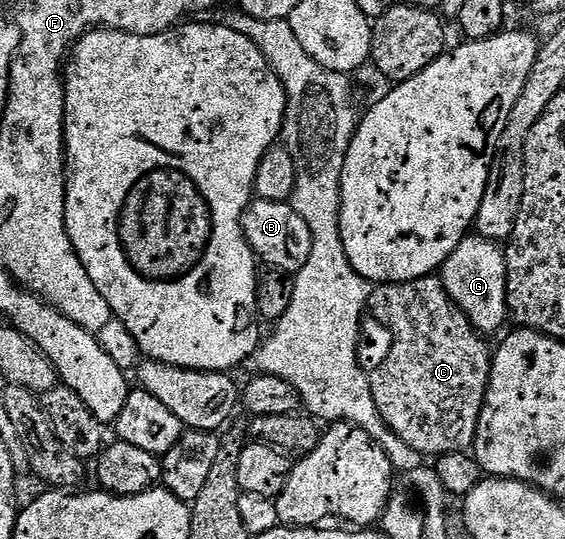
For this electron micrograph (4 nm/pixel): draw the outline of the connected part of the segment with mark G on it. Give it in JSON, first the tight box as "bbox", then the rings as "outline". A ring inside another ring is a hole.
{"bbox":[439,237,507,337],"outline":[[[466,237],[447,257],[439,272],[439,283],[453,306],[471,321],[473,330],[489,337],[507,323],[505,309],[505,253],[494,240]]]}

